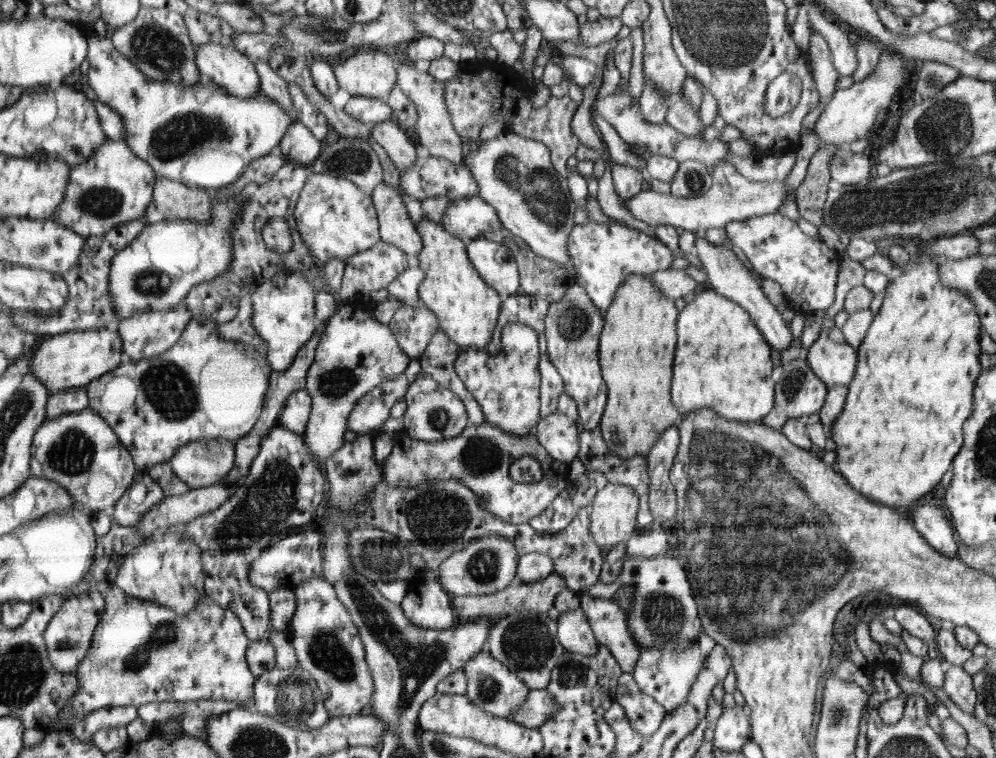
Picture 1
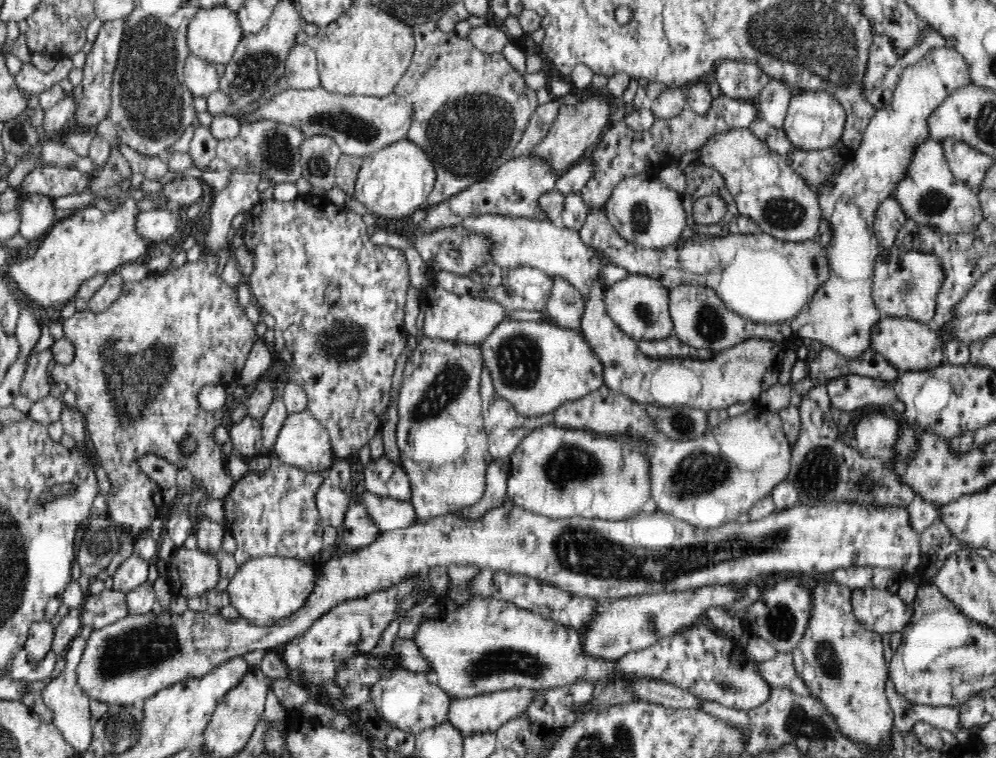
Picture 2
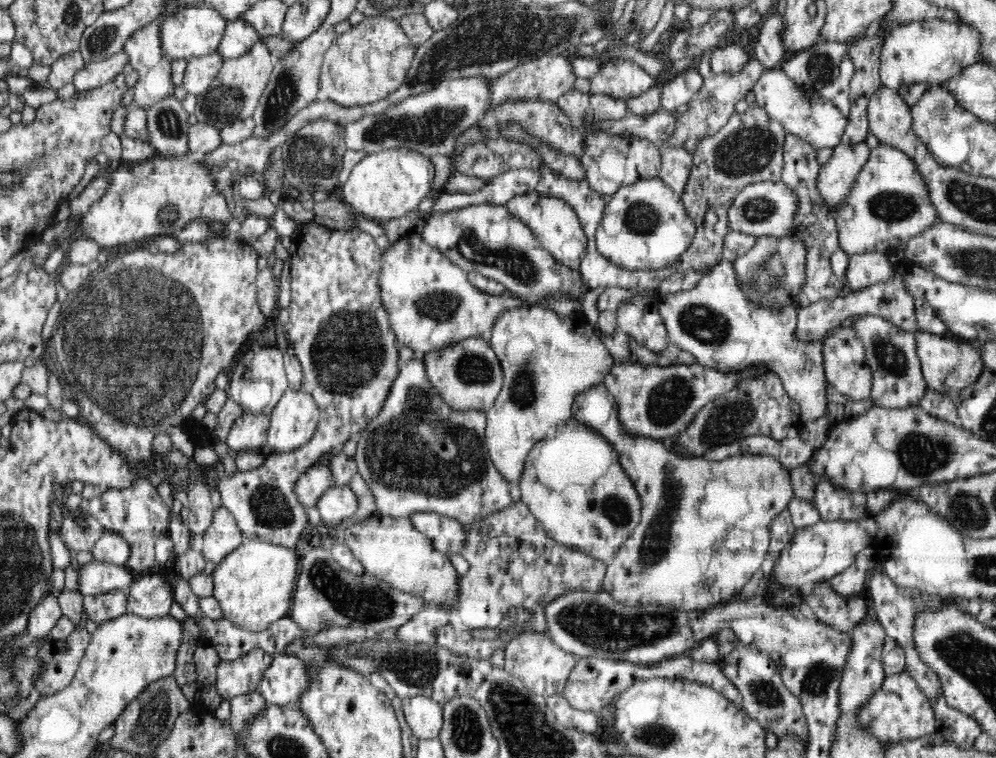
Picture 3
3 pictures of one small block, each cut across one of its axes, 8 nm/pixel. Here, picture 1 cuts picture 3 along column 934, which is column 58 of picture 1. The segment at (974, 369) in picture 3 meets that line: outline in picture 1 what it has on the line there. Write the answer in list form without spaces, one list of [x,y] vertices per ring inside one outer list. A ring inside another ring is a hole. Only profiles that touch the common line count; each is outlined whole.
[[[104,326],[51,335],[43,337],[41,345],[36,346],[31,360],[31,372],[53,395],[66,388],[90,386],[93,380],[112,372],[121,364],[120,355],[123,350],[121,336]]]

